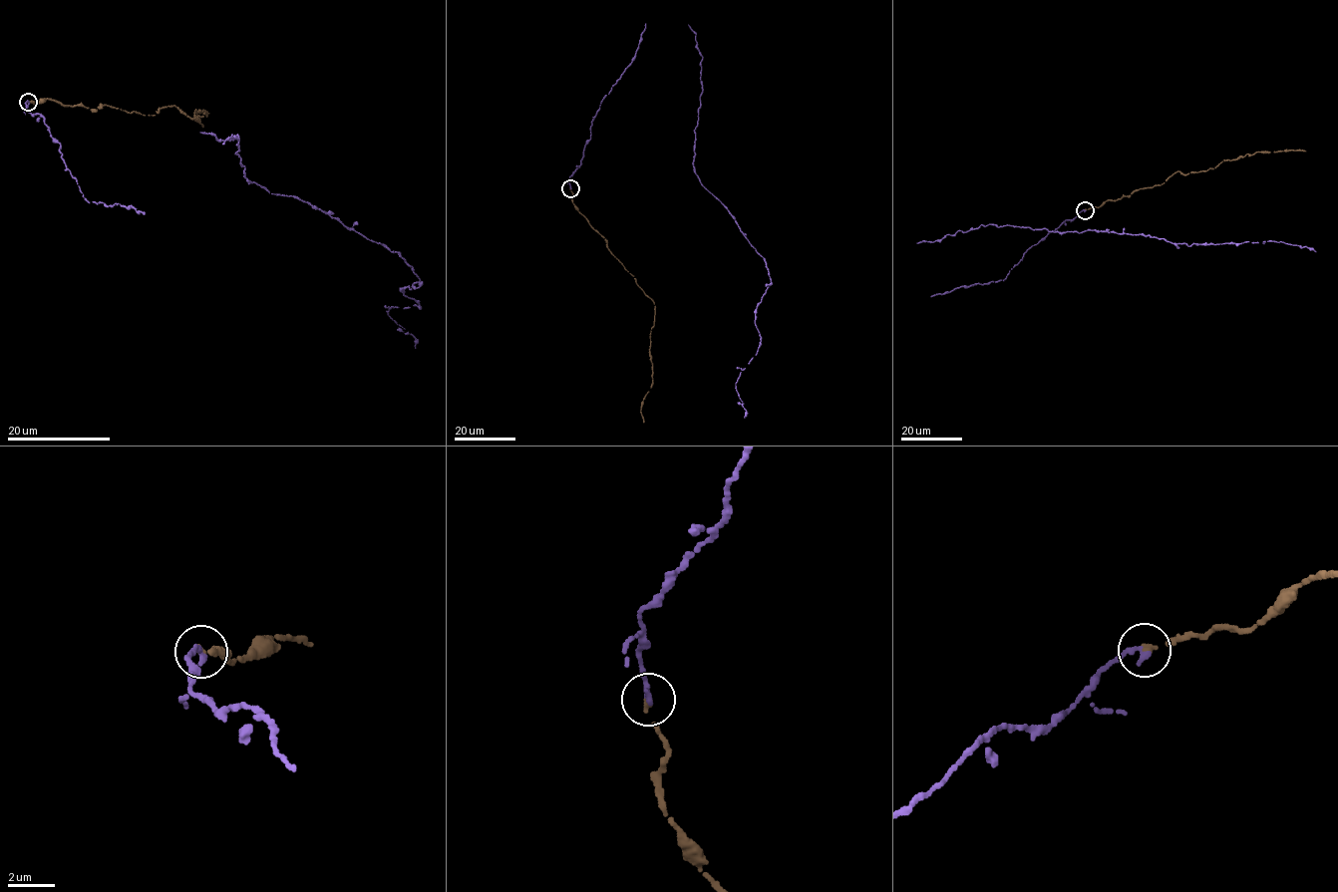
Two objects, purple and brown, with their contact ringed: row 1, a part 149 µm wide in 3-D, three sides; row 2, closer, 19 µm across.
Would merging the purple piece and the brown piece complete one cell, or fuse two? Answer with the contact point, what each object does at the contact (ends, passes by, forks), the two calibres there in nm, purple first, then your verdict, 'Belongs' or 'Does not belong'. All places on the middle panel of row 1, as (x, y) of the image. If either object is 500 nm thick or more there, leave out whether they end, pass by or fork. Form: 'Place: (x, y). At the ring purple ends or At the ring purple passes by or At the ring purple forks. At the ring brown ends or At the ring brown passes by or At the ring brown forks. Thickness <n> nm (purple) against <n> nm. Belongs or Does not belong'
Place: (570, 188). At the ring purple ends. At the ring brown ends. Thickness 320 nm (purple) against 240 nm. Belongs

